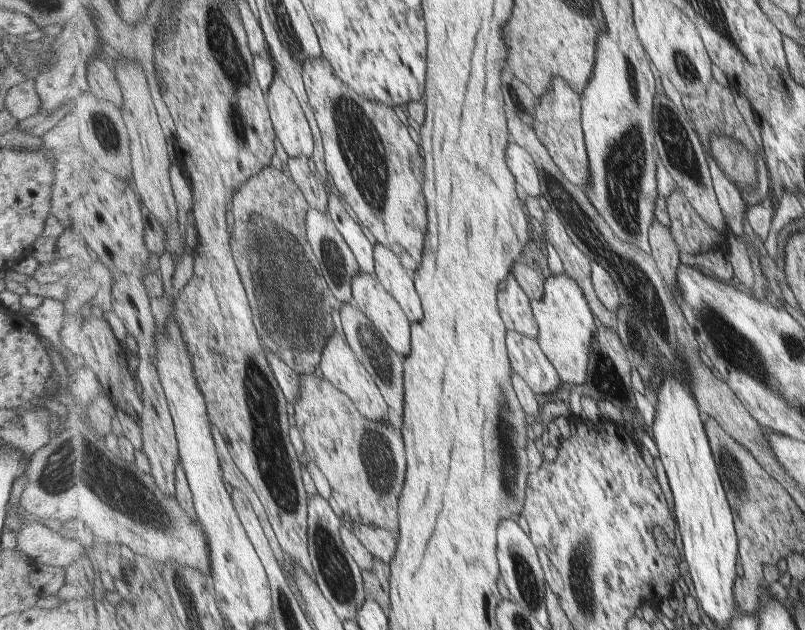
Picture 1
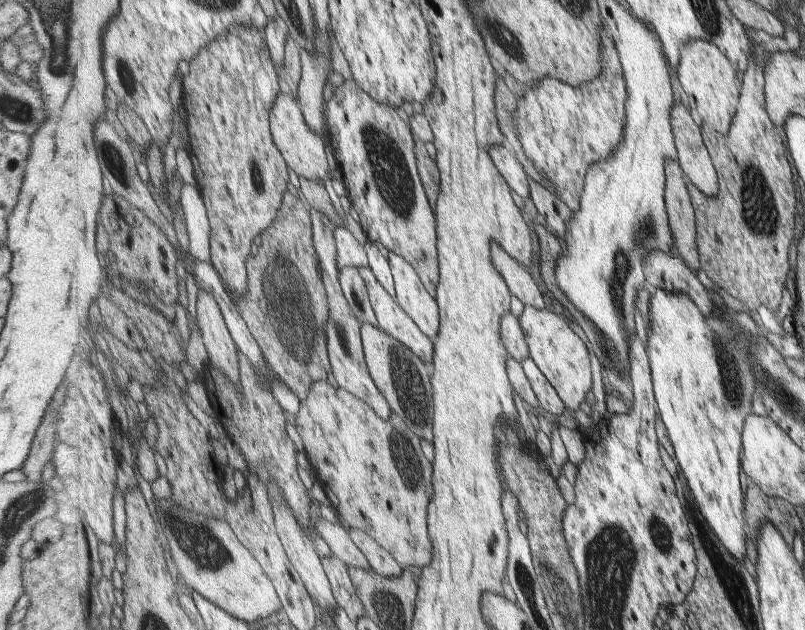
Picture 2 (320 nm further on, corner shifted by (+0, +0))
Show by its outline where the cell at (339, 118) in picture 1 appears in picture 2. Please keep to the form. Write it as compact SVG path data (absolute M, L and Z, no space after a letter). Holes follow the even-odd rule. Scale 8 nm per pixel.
M344 80L343 85L336 88L335 94L327 101L326 117L333 154L348 191L348 199L368 237L372 242L380 243L389 253L404 256L419 272L431 296L437 298L437 222L419 178L415 158L417 142L411 128L395 108L377 102L355 80Z

